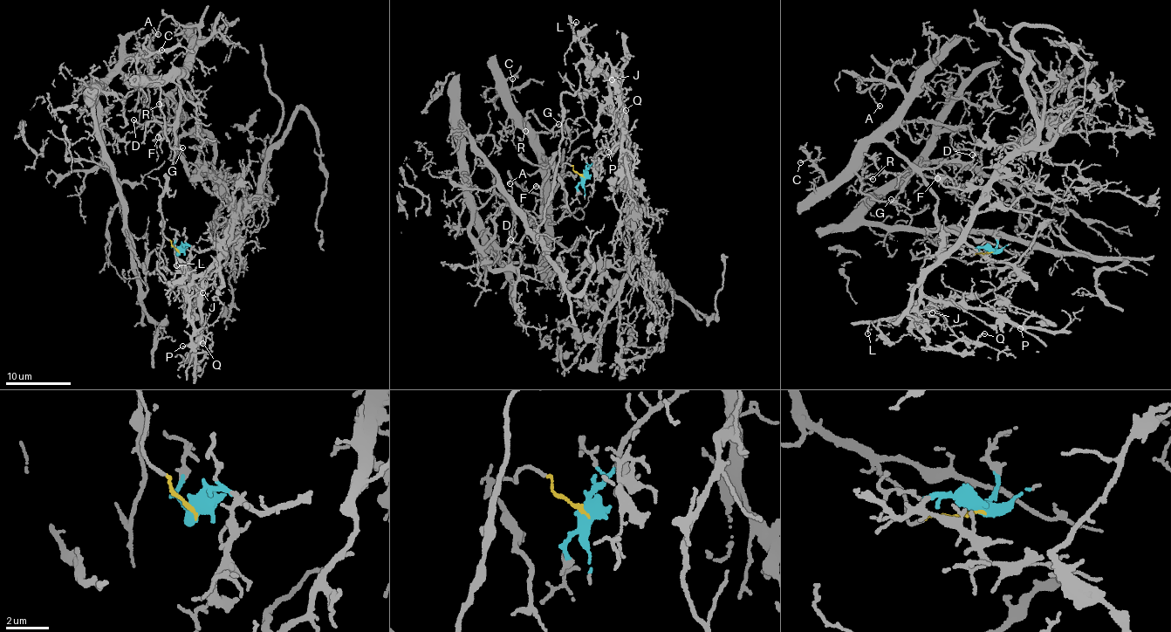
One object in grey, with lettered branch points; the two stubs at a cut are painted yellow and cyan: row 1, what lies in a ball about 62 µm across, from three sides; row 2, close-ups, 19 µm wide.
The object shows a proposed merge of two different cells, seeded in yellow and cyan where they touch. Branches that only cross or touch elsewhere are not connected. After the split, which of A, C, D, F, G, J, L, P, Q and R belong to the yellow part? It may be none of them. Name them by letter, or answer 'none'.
A, C, D, F, G, R

